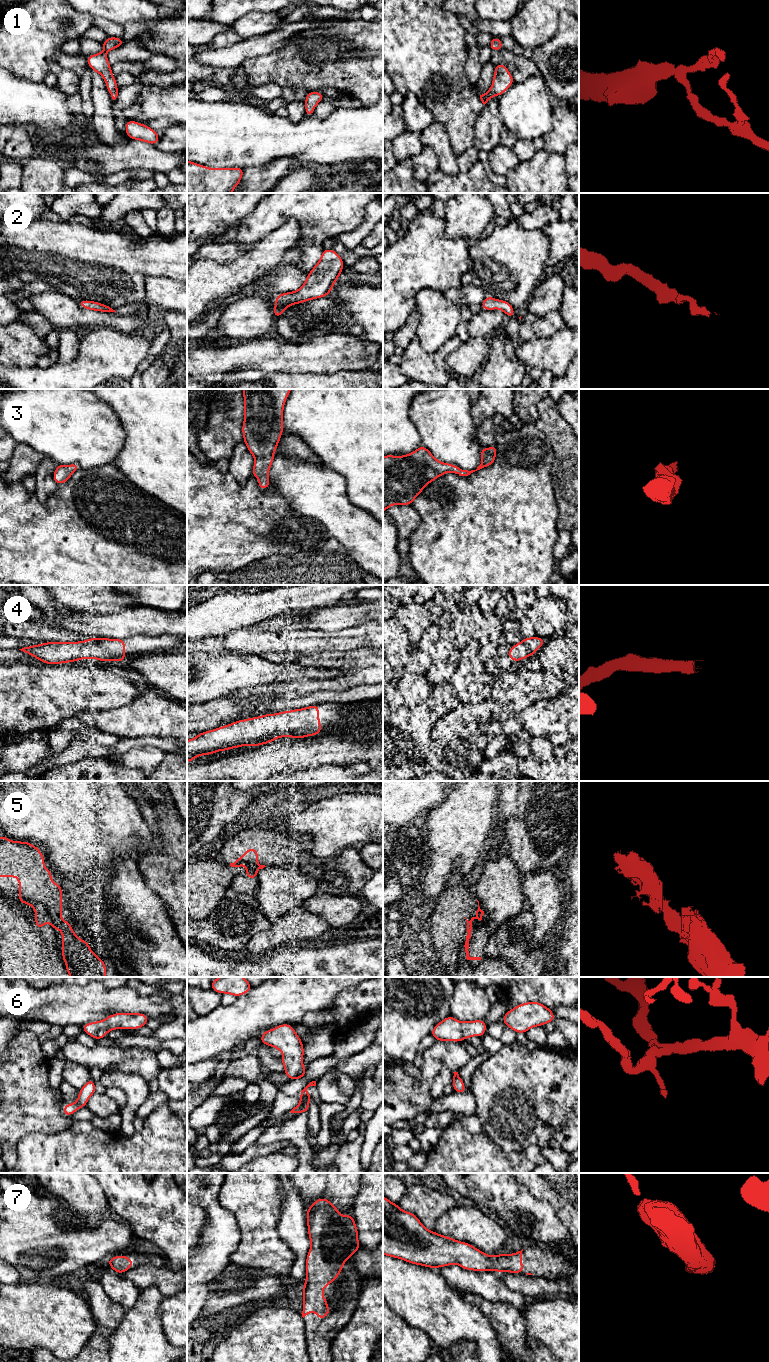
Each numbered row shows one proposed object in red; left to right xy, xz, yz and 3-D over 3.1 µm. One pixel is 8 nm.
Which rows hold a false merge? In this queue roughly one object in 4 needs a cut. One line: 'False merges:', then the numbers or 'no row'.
False merges: no row

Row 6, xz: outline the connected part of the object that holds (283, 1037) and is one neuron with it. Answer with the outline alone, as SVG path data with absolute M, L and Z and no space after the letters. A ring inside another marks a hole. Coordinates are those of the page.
M281 1024L266 1030L261 1034L260 1041L284 1055L281 1061L285 1068L284 1076L291 1080L305 1077L307 1069L303 1065L304 1046L291 1024Z

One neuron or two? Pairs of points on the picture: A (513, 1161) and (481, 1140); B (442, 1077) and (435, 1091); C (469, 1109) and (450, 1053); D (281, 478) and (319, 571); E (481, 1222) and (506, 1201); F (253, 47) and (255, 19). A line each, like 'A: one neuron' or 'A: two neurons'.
A: one neuron
B: one neuron
C: two neurons
D: two neurons
E: two neurons
F: two neurons

